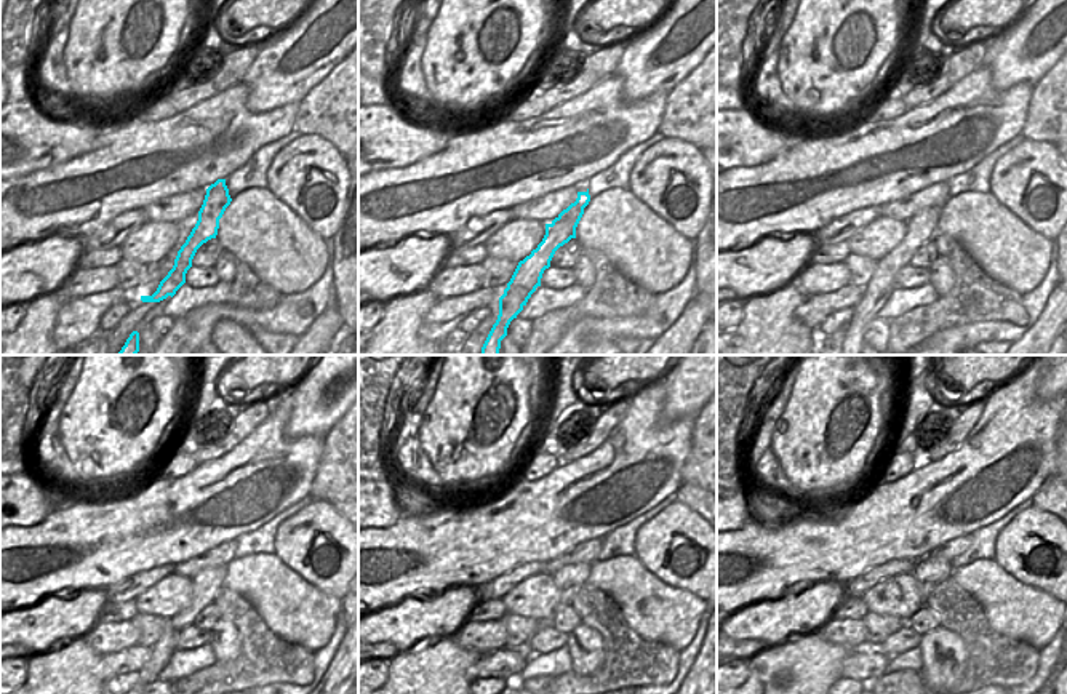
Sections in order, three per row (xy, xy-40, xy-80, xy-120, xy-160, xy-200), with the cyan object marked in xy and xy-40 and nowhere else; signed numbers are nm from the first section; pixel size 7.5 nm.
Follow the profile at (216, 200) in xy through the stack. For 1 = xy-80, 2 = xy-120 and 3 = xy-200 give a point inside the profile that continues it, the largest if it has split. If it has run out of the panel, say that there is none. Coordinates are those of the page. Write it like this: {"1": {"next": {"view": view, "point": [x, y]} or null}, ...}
{"1": {"next": {"view": "xy-80", "point": [922, 227]}}, "2": {"next": {"view": "xy-120", "point": [205, 586]}}, "3": {"next": {"view": "xy-200", "point": [930, 571]}}}

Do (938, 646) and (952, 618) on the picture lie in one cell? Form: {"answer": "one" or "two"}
{"answer": "two"}

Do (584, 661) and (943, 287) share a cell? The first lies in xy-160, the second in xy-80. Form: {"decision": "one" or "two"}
{"decision": "one"}

